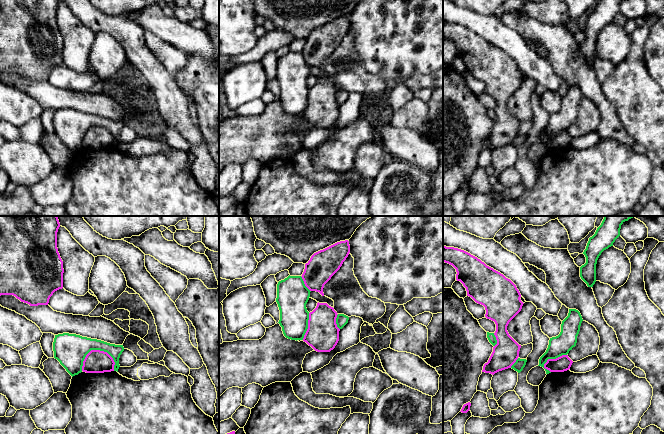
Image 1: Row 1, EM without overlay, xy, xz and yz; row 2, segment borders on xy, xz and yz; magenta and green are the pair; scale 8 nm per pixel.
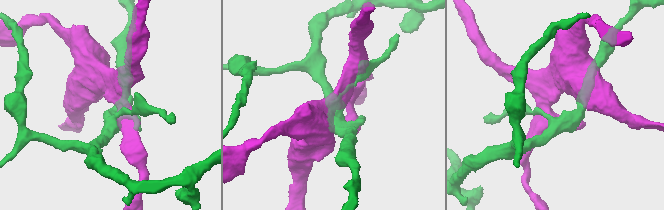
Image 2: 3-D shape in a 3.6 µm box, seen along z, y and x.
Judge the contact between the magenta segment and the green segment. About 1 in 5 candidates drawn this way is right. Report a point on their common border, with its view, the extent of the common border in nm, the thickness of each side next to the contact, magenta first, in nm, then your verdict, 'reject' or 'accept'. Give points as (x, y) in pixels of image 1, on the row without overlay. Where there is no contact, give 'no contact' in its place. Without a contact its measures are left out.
contact xy (93, 126); length 280 nm; calibres 190 and 260 nm; reject

